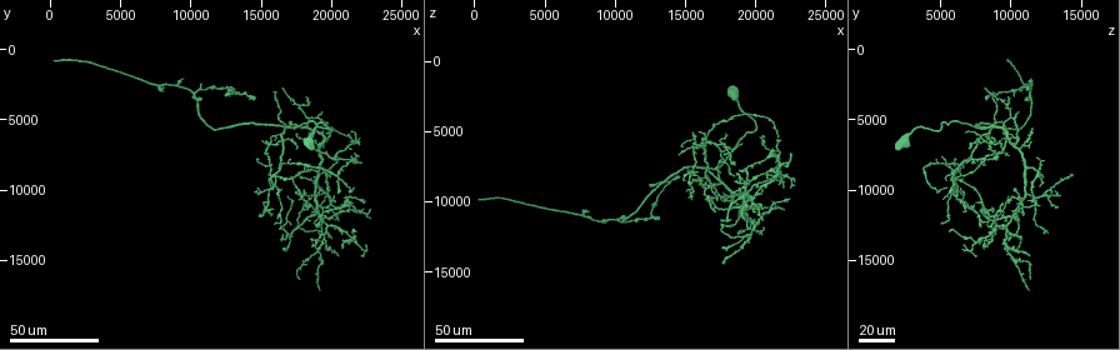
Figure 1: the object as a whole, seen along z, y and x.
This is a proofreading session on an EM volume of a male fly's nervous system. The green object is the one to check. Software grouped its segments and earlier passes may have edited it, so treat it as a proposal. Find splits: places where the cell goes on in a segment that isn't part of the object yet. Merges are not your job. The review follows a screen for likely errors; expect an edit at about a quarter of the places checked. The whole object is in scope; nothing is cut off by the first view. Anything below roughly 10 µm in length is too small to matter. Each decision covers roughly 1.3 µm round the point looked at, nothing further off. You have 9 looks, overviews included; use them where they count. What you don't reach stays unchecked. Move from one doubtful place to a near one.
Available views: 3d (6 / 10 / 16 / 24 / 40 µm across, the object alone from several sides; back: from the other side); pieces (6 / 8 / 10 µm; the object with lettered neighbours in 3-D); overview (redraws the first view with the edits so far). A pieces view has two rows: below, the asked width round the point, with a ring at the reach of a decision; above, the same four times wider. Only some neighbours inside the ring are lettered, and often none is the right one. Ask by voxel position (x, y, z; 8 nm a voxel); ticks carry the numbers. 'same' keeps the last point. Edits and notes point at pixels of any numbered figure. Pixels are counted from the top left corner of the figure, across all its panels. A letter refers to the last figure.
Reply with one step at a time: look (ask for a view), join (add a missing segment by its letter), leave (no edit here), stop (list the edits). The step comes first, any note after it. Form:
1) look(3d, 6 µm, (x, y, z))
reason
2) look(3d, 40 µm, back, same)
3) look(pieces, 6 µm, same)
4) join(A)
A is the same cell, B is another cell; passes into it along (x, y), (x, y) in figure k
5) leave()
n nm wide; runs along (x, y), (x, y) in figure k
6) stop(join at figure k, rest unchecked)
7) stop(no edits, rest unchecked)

look(3d, 40 µm, (400, 800, 10000))
long arm stops here

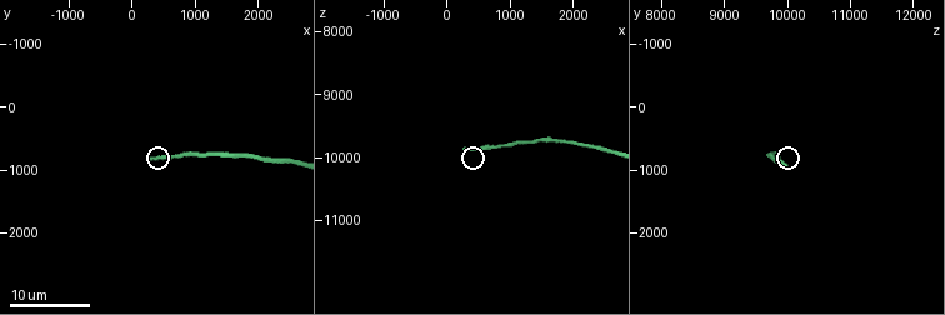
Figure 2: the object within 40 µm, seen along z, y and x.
look(pieces, 10 µm, (250, 850, 9900))

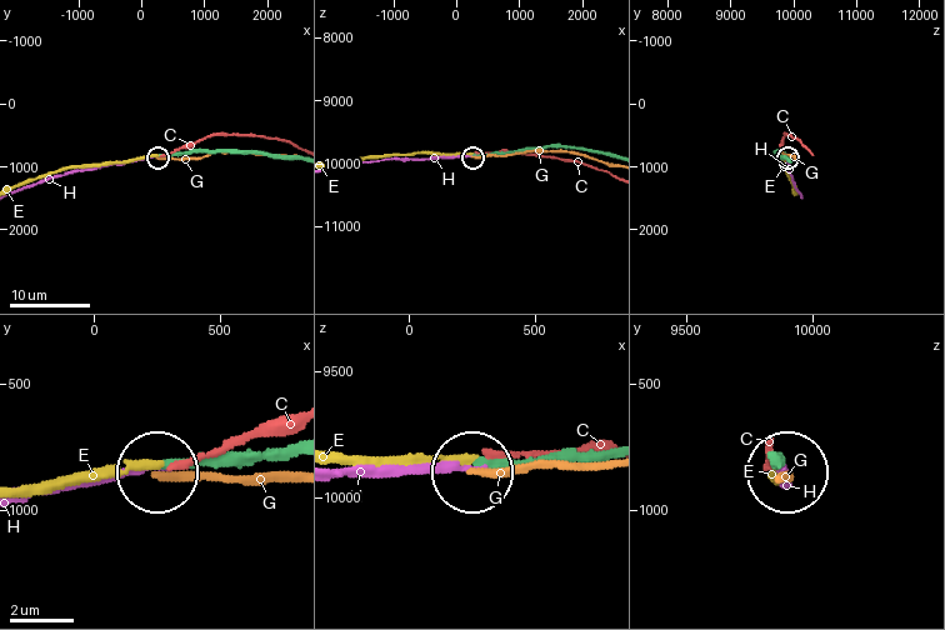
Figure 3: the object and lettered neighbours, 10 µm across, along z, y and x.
join(E)
E is the same cell, C, G and H are other cells; passes into it along (179, 153), (73, 165), (39, 175) in figure 3; the cell continues

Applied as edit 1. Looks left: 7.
look(3d, 40 µm, (10800, 2400, 11400))
an open end

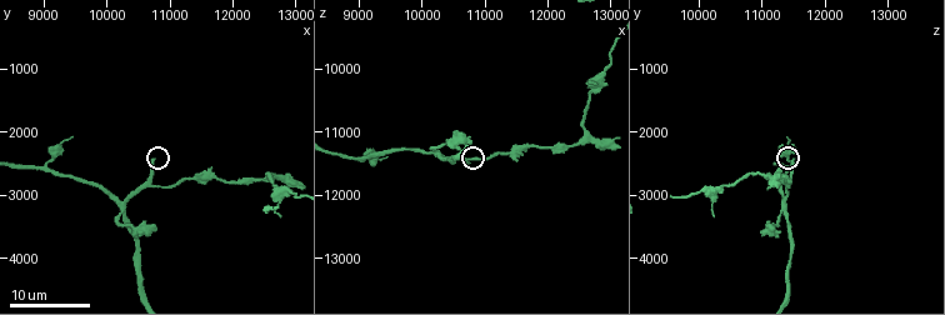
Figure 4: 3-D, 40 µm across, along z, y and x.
look(pieces, 8 µm, (10750, 2400, 11500))

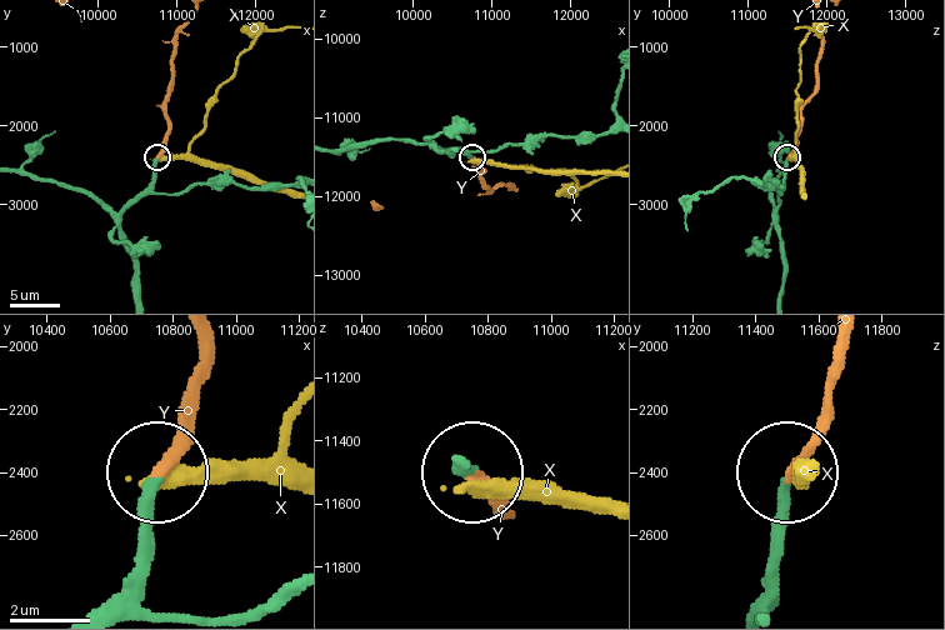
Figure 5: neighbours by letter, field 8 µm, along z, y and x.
join(Y)
270 nm wide; Y is the same cell, X is another cell; passes into it along (765, 584), (785, 473), (811, 435), (835, 335) in figure 5; it goes on there

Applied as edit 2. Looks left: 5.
look(3d, 24 µm, (18400, 3200, 9600))
tapers out

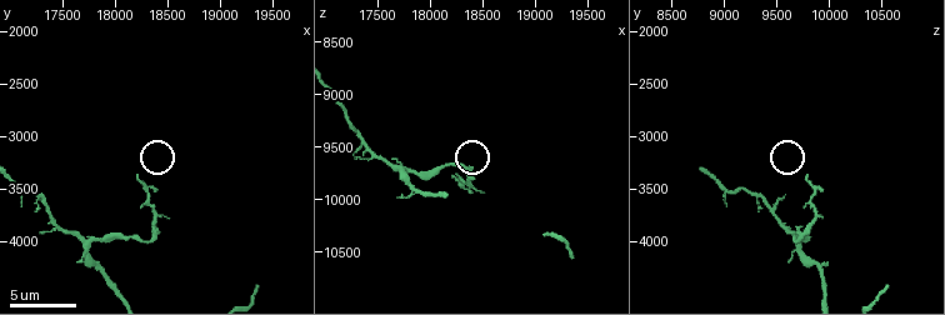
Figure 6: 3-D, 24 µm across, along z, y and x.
look(pieces, 6 µm, (18200, 3380, 9800))

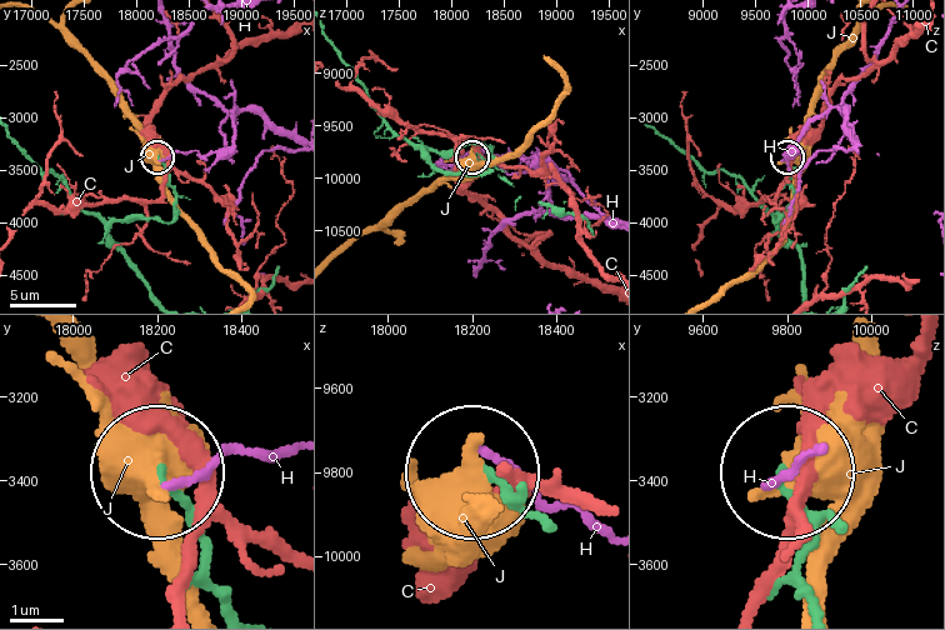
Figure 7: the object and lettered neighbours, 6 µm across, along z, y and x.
leave()
C, H and J are other cells; none of them fits

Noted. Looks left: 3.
look(3d, 24 µm, (19600, 13000, 12400))

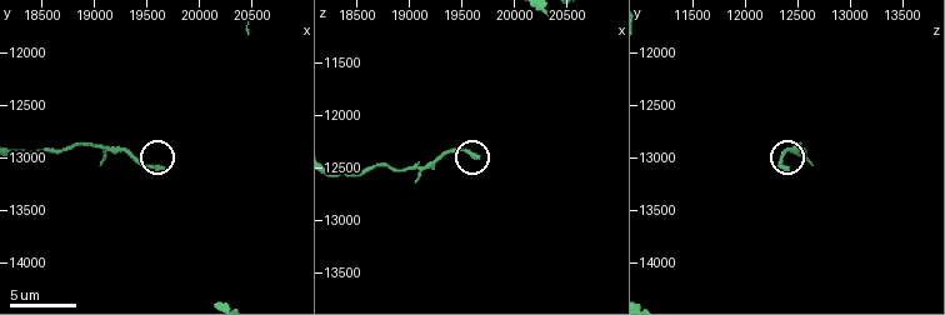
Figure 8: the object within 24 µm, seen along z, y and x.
look(pieces, 8 µm, (19660, 13120, 12420))

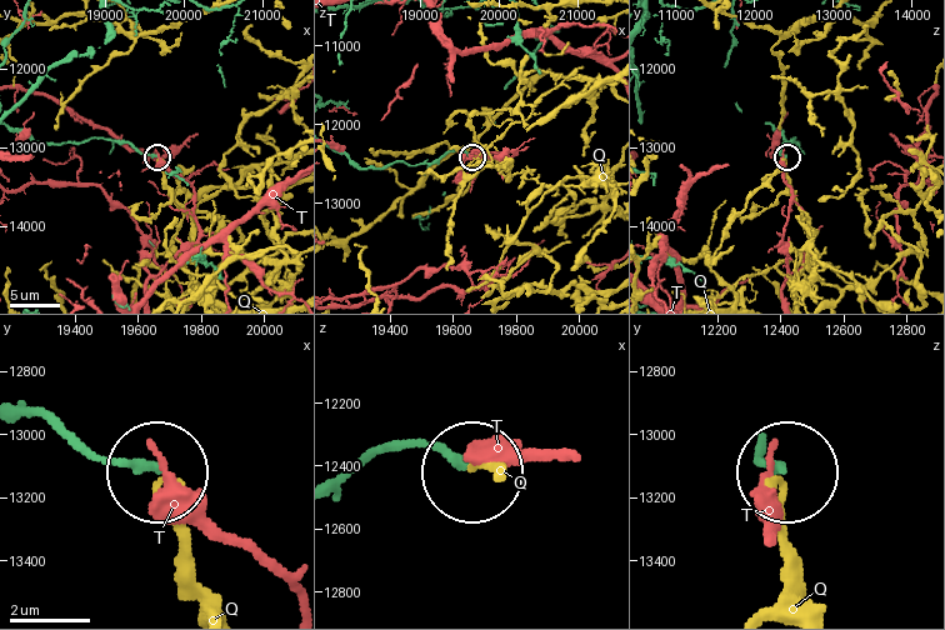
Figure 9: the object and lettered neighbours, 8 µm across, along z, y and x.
leave()
Q and T are other cells; runs along (20, 130), (40, 143), (123, 140), (158, 158) in figure 9; none of them fits

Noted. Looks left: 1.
stop(join at figure 3, join at figure 5, rest unchecked)

